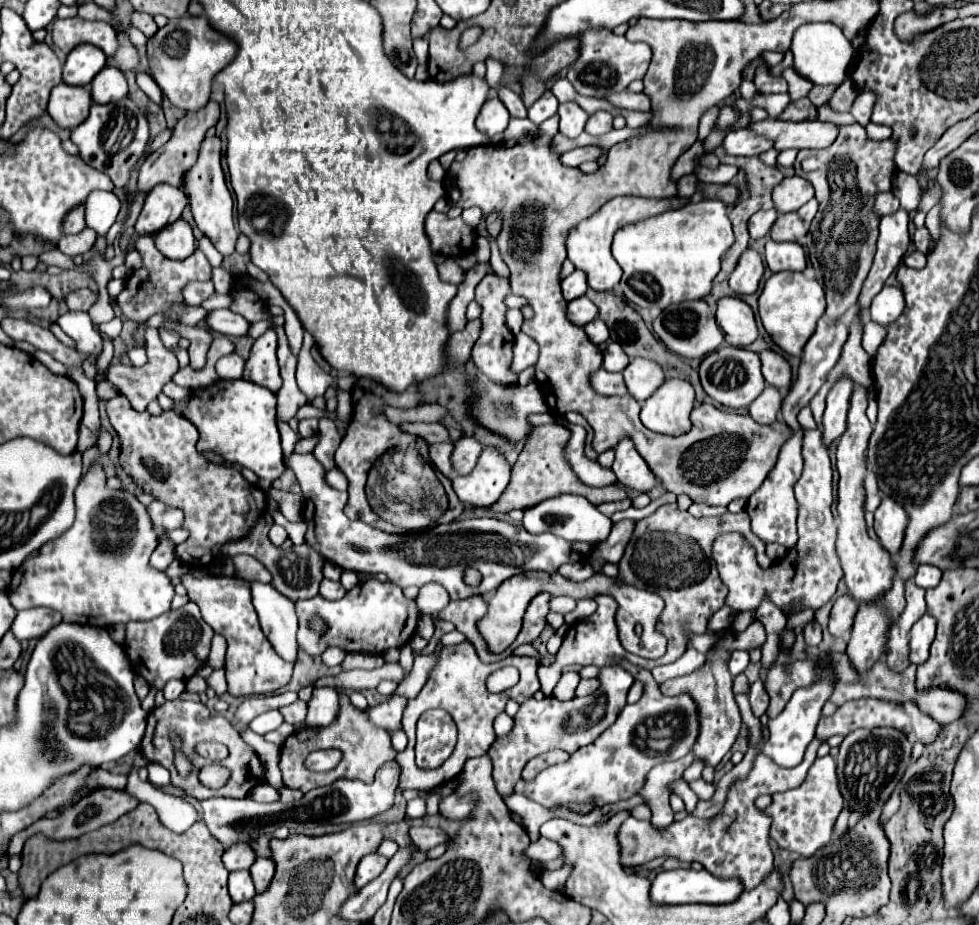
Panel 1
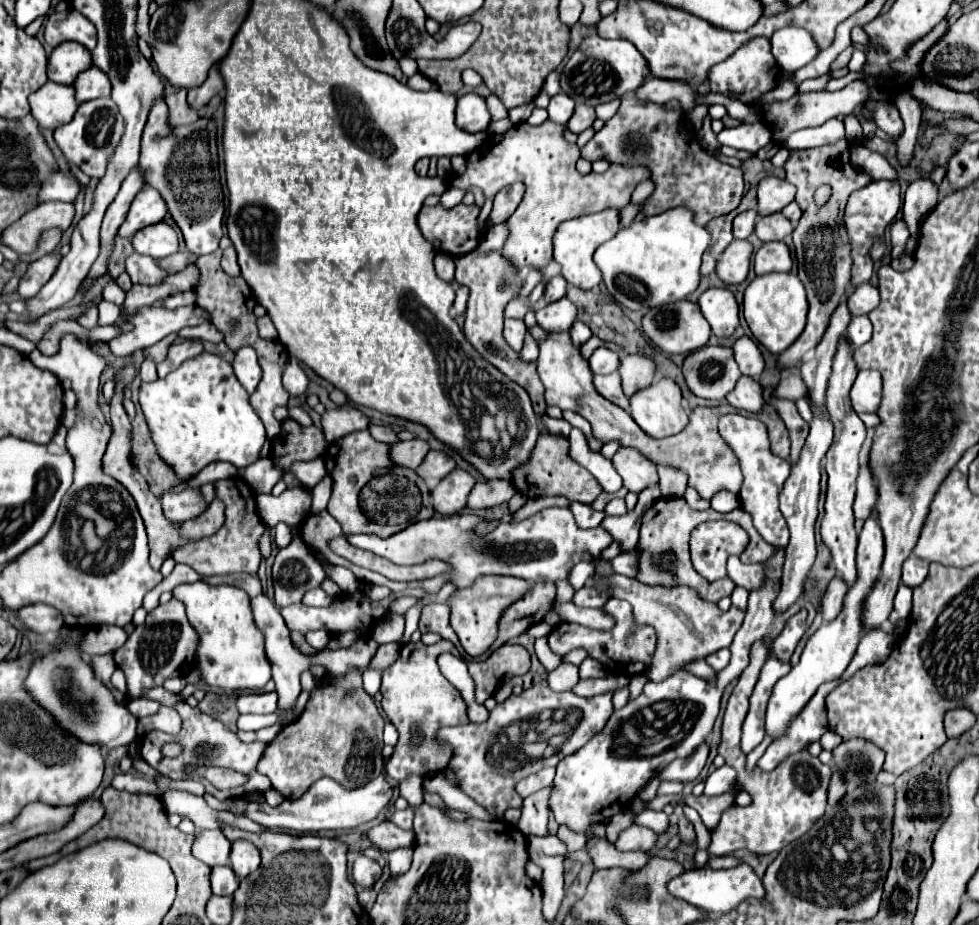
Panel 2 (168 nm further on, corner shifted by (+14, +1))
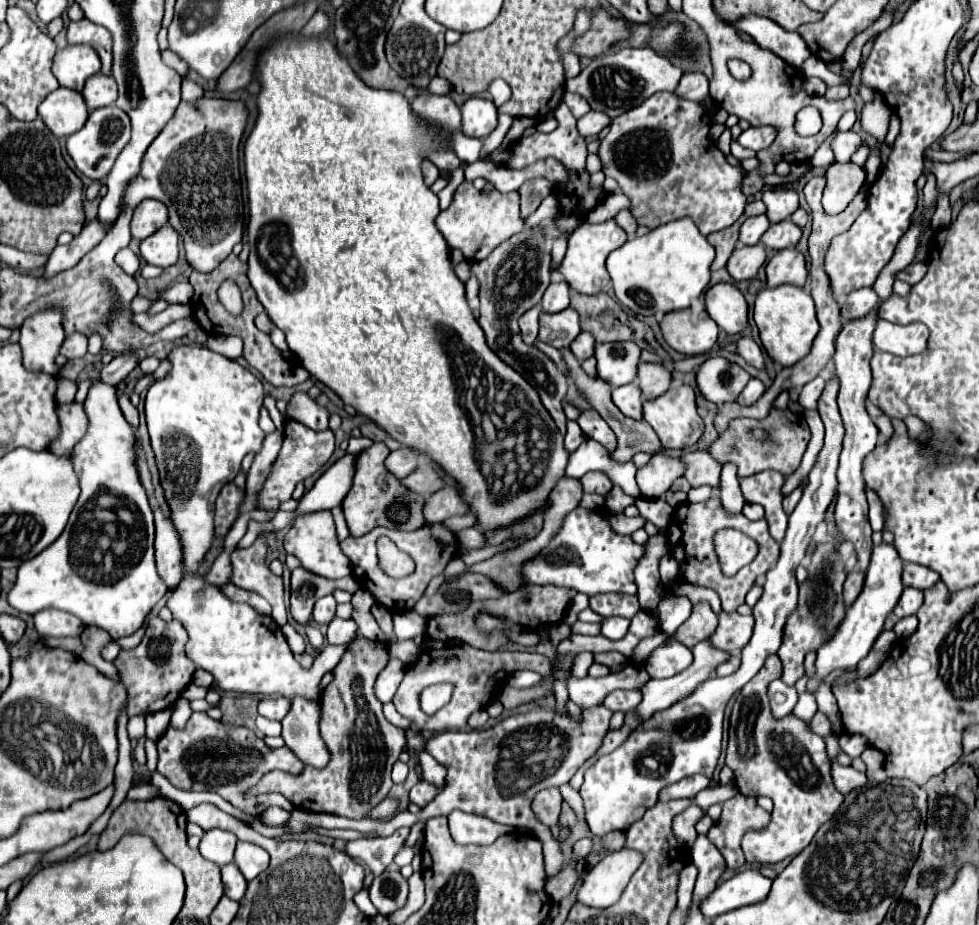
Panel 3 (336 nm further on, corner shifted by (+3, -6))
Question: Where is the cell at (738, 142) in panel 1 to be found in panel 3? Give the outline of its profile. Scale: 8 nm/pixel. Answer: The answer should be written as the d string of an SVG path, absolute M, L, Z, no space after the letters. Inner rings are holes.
M751 126L751 128L747 128L737 140L739 140L741 146L759 152L759 150L769 148L769 146L773 144L775 134L777 134L777 130L775 130L773 126L757 126L757 128Z

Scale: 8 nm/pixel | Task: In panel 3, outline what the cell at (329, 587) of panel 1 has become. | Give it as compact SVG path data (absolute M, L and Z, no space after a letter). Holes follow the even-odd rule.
M331 594L319 598L315 602L315 606L313 606L313 614L311 614L313 622L329 624L333 620L333 616L335 616L335 606L337 606L337 602L335 602L335 598Z

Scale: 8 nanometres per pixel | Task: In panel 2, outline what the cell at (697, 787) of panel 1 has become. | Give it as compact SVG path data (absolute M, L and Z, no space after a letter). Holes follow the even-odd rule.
M724 793L720 797L686 795L686 805L694 807L700 813L700 817L702 817L702 821L708 829L714 829L718 825L718 819L720 819L722 811L734 805L734 797L730 793Z

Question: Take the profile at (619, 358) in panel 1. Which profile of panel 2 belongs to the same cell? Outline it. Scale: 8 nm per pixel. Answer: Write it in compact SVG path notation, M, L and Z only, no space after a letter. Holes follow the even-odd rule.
M600 347L600 349L596 349L592 353L588 363L590 363L590 369L594 373L606 375L606 373L612 373L612 371L618 369L618 355L612 349L608 349L608 347Z

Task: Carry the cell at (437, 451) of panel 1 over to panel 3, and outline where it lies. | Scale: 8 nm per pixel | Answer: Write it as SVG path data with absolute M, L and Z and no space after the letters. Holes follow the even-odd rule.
M397 448L385 458L385 468L399 480L411 474L415 466L417 466L417 452L413 452L411 448Z

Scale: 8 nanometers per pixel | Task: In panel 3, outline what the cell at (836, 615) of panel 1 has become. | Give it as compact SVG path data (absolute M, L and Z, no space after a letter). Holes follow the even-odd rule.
M851 570L847 574L847 580L845 580L845 586L843 586L843 596L845 596L845 604L853 604L853 600L859 596L861 588L863 588L863 582L865 582L865 572L861 570Z

